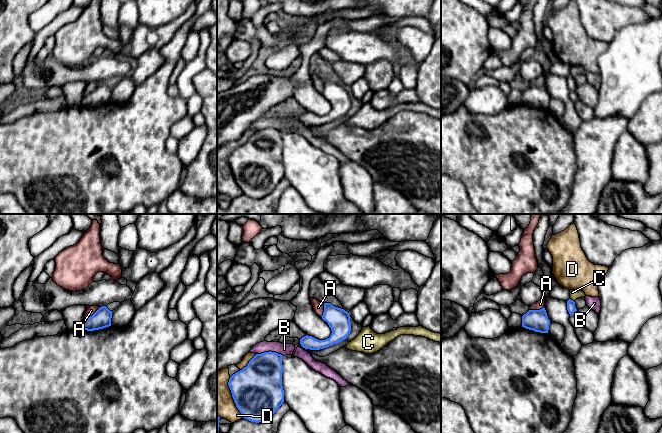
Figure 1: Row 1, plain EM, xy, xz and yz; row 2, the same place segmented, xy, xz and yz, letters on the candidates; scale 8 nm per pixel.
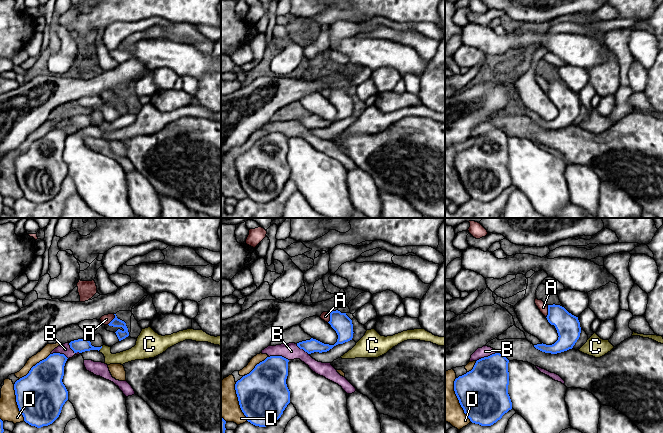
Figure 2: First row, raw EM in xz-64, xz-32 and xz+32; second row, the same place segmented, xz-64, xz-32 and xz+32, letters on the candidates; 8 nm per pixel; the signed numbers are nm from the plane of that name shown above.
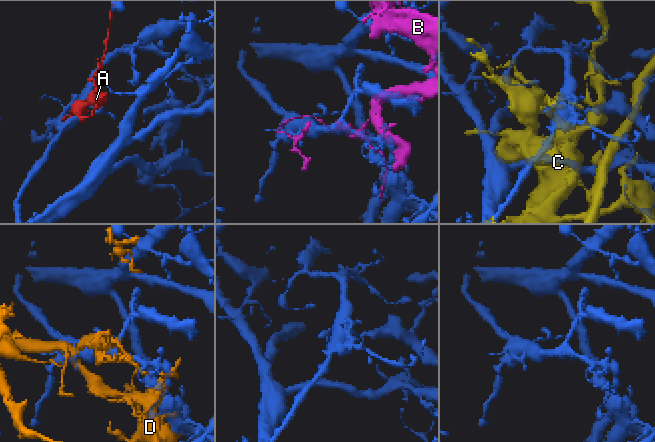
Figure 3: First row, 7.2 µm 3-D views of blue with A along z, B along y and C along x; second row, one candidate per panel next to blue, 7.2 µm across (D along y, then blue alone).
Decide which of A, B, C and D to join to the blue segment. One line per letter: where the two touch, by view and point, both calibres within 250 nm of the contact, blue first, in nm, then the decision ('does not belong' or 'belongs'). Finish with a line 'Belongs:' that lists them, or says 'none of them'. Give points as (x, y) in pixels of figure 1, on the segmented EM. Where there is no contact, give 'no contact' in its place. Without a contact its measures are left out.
A: meets blue in xy at (93, 314); 150 nm thick on the blue side, 70 nm on the other; does not belong
B: meets blue in xz at (270, 351); 340 nm thick on the blue side, 100 nm on the other; does not belong
C: meets blue in yz at (572, 300); 70 nm thick on the blue side, 80 nm on the other; does not belong
D: meets blue in xz at (232, 396); 400 nm thick on the blue side, 240 nm on the other; does not belong
Belongs: none of them

